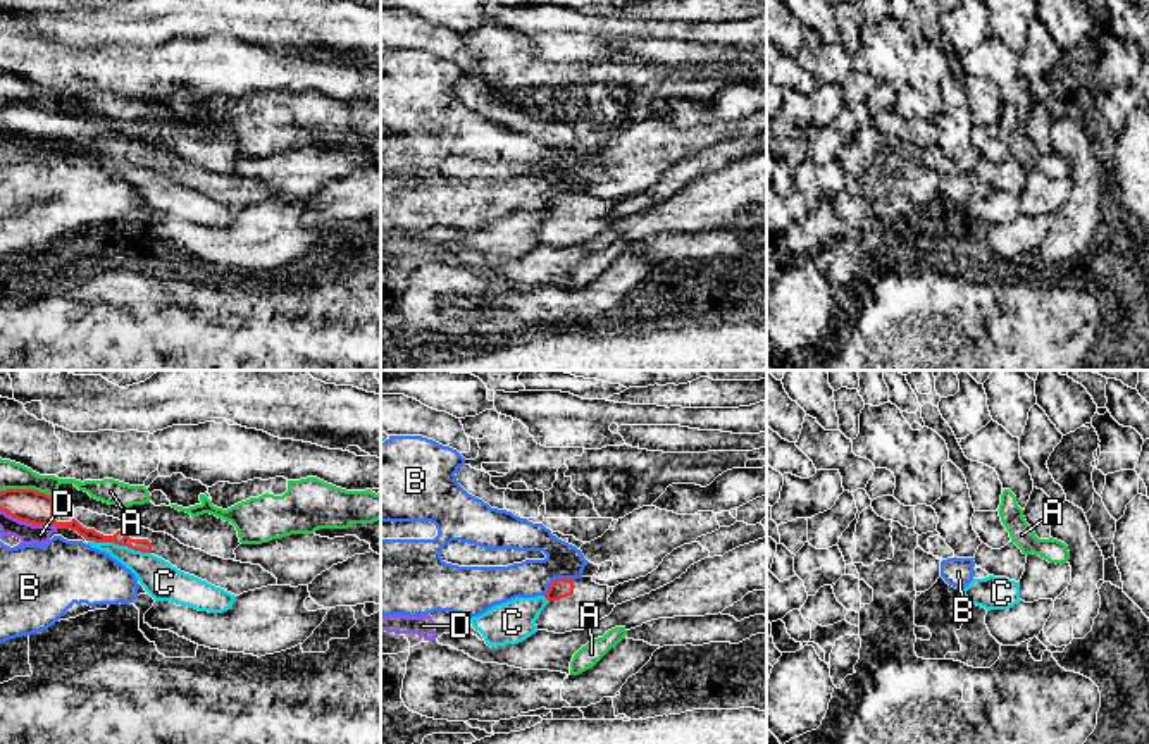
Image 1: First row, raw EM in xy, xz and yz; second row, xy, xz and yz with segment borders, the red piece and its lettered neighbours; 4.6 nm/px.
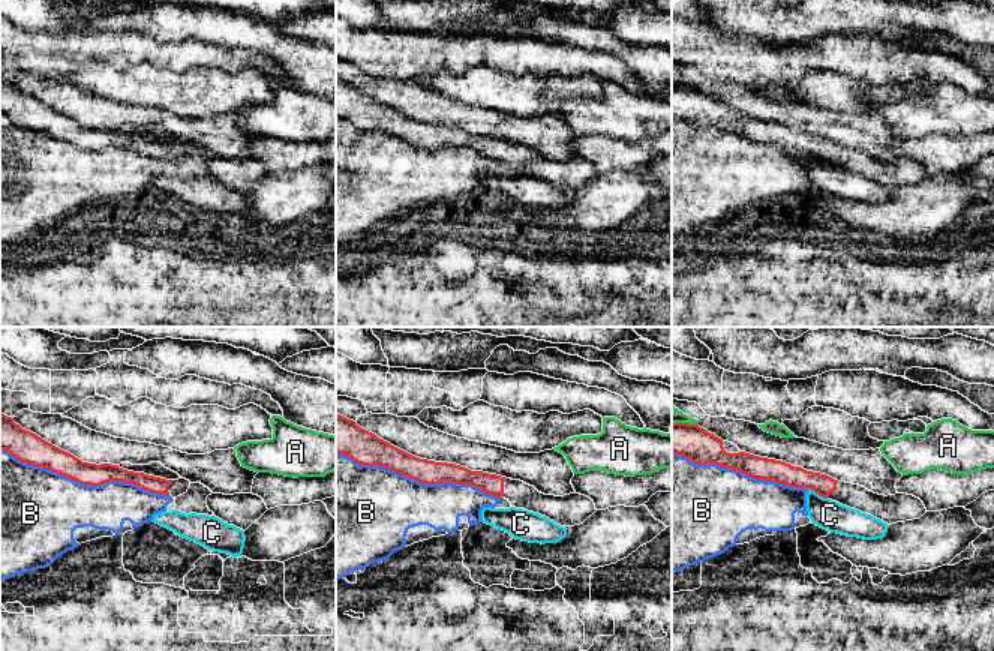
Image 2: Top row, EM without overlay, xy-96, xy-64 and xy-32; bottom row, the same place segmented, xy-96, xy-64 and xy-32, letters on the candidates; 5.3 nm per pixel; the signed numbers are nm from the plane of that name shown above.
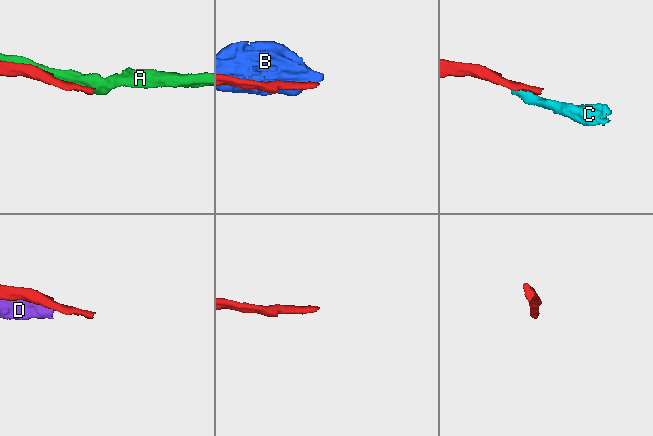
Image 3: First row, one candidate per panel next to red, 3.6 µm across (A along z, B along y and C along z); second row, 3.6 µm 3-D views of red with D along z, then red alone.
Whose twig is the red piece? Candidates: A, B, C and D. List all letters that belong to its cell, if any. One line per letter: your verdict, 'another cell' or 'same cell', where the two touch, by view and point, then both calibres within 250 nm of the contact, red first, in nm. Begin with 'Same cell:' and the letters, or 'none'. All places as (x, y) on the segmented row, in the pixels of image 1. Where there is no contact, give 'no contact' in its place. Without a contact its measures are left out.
Same cell: none
A: another cell | xy (26, 489) | 160/130 nm
B: another cell | xz (557, 579) | 100/180 nm
C: another cell | xy (119, 545) | 70/170 nm
D: another cell | xy (31, 522) | 160/90 nm

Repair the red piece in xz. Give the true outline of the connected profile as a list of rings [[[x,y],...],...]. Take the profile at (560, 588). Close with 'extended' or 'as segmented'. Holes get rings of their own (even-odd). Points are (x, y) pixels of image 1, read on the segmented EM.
[[[593,577],[555,579],[544,598],[550,601],[536,620],[537,630],[565,634],[584,630],[608,617],[613,587],[599,586]]]; extended

